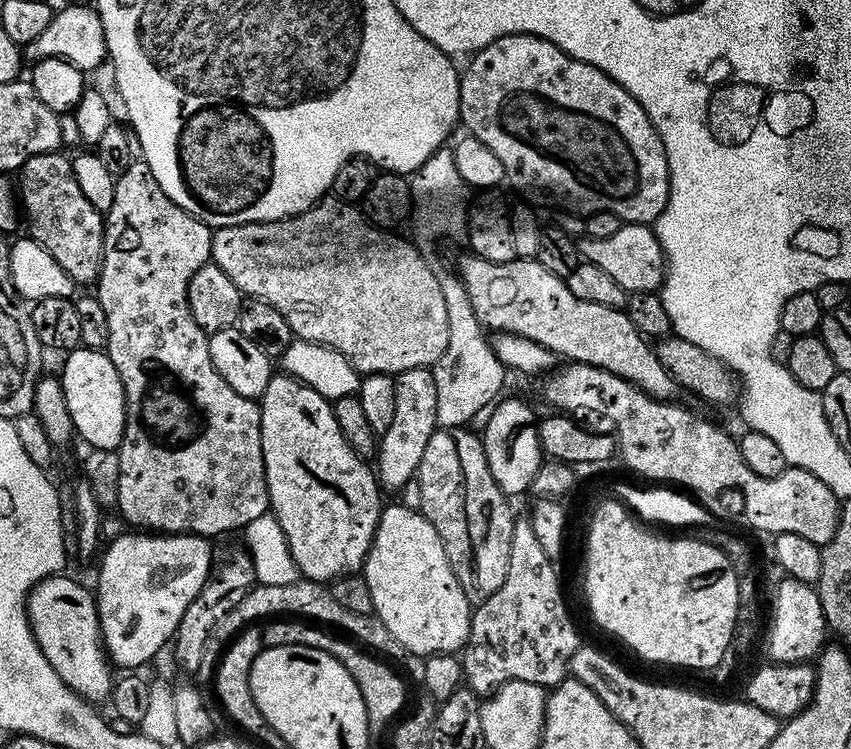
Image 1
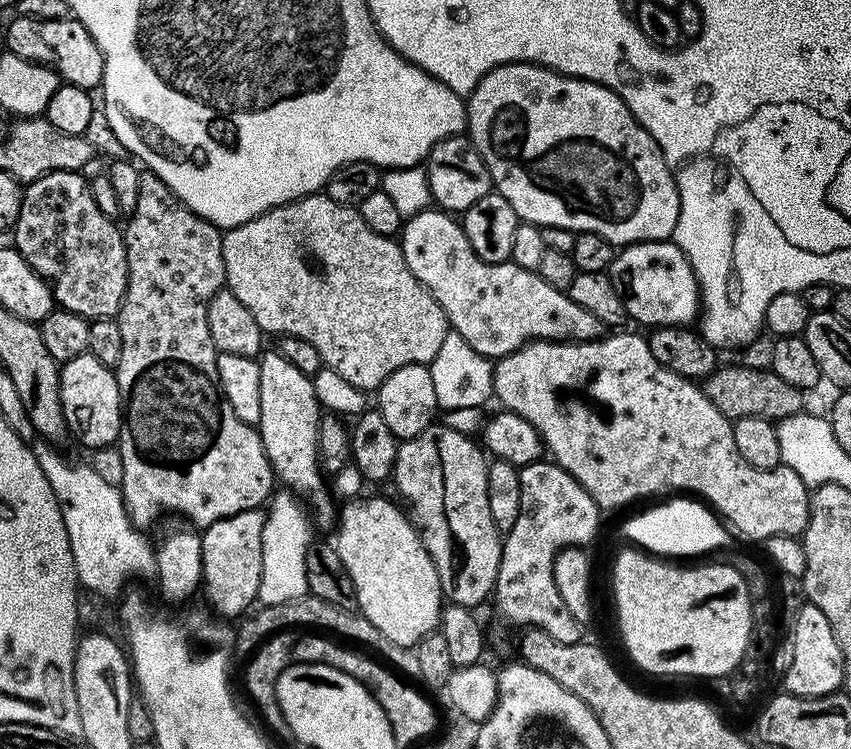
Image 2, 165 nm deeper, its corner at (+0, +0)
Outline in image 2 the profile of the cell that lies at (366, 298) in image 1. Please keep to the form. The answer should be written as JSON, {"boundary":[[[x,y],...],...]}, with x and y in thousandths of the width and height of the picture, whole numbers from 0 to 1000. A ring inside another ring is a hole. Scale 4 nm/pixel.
{"boundary":[[[383,259],[356,262],[354,267],[329,272],[325,278],[320,278],[316,283],[291,294],[288,299],[267,306],[262,311],[262,316],[261,344],[263,346],[266,383],[275,393],[280,393],[280,399],[288,406],[289,414],[294,414],[294,419],[298,419],[298,426],[303,429],[303,435],[308,442],[311,446],[324,443],[323,446],[360,451],[360,457],[365,457],[371,463],[377,482],[384,490],[402,499],[402,505],[407,505],[407,510],[411,510],[411,515],[428,519],[429,525],[441,525],[449,515],[449,510],[454,510],[454,505],[458,499],[463,499],[463,494],[472,494],[472,489],[504,487],[515,473],[519,457],[523,455],[529,442],[529,434],[519,409],[515,409],[515,403],[504,393],[501,382],[496,382],[496,377],[491,377],[491,371],[486,371],[486,366],[482,366],[482,355],[477,355],[477,344],[472,339],[469,324],[459,315],[450,315],[435,307],[435,302],[430,302],[430,296],[425,296],[420,279],[397,275],[397,270],[392,270]]]}

